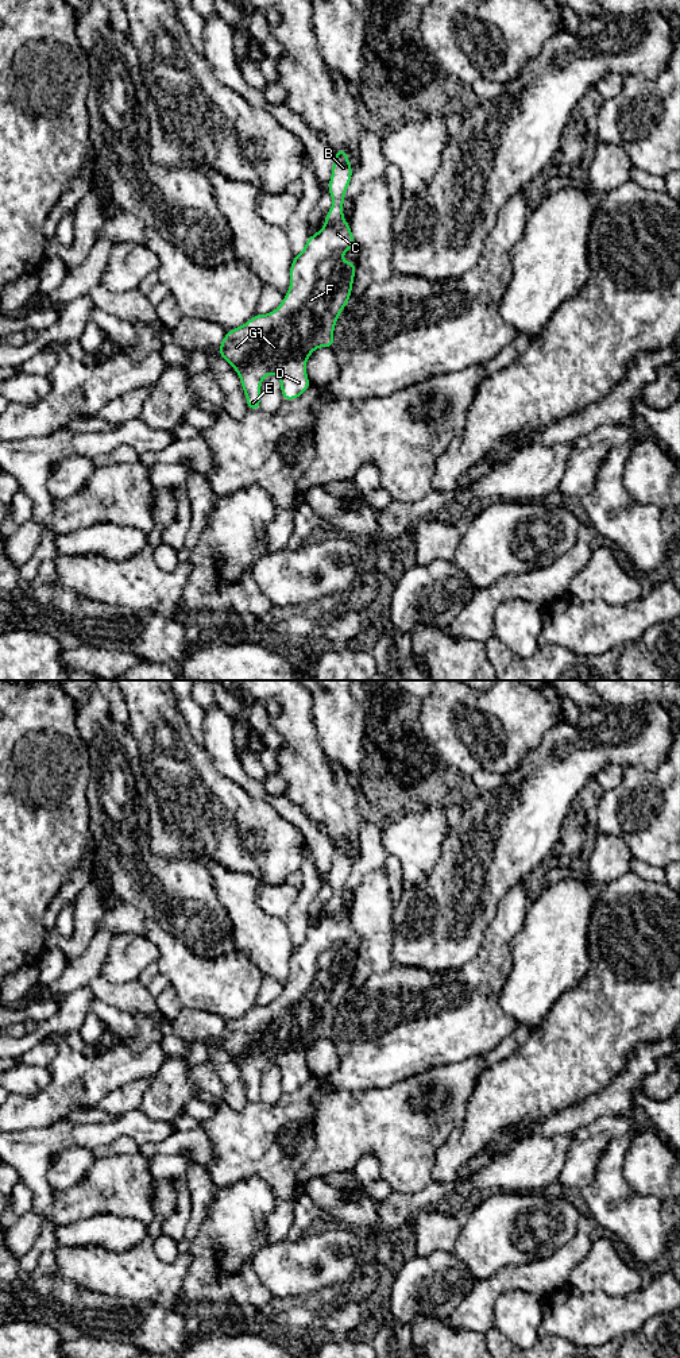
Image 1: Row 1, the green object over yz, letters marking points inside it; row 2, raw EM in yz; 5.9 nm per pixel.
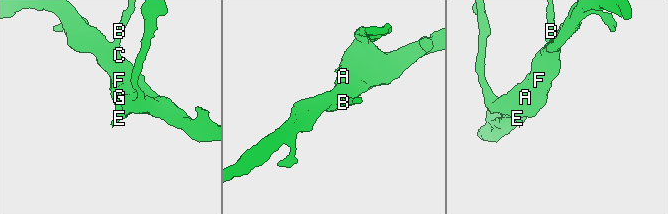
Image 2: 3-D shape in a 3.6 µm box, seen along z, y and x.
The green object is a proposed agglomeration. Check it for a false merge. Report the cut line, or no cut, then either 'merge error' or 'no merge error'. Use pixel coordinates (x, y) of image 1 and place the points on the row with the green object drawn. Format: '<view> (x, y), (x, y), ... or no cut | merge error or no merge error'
no cut | no merge error

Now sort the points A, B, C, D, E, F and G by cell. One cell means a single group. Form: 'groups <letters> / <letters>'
groups A B C D E F G

